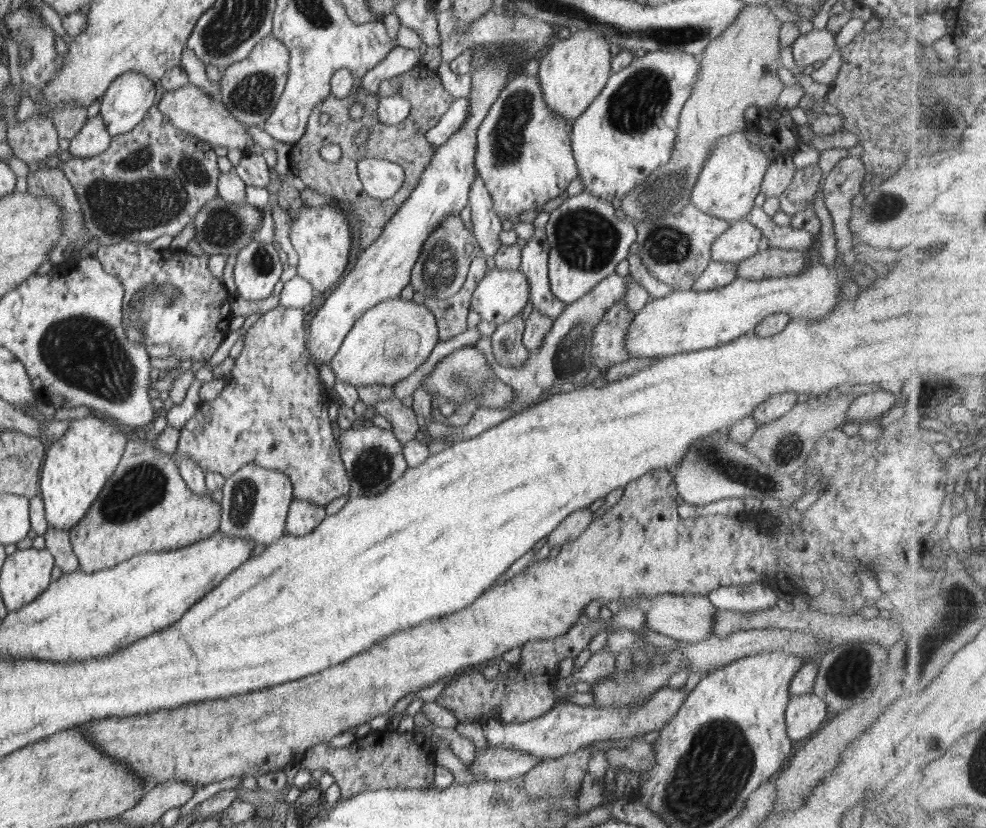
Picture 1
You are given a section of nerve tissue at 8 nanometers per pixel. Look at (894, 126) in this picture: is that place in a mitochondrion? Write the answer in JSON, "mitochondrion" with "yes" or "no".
{"mitochondrion":"no"}

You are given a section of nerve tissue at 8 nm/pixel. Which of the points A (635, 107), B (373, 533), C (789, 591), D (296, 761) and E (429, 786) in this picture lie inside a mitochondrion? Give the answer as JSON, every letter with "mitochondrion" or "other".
{"A":"mitochondrion","B":"other","C":"other","D":"other","E":"other"}

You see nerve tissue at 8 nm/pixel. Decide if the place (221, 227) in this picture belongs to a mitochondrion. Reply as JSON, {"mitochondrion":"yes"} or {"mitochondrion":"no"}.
{"mitochondrion":"yes"}

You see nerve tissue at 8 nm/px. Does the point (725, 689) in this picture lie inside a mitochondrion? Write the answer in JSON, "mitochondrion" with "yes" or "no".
{"mitochondrion":"no"}

